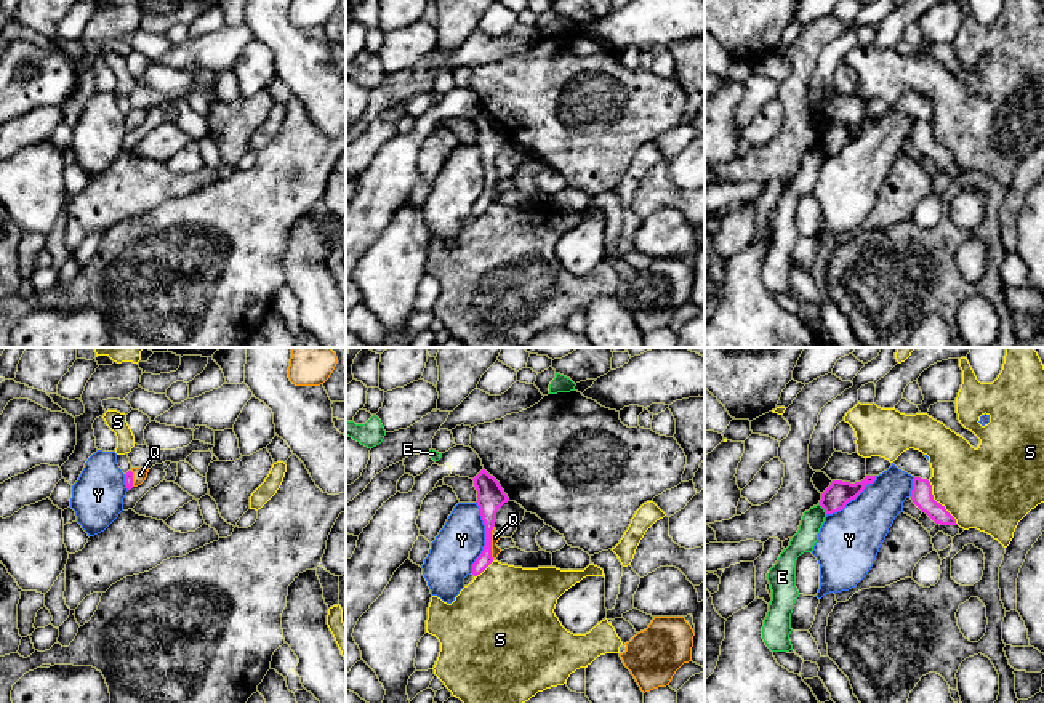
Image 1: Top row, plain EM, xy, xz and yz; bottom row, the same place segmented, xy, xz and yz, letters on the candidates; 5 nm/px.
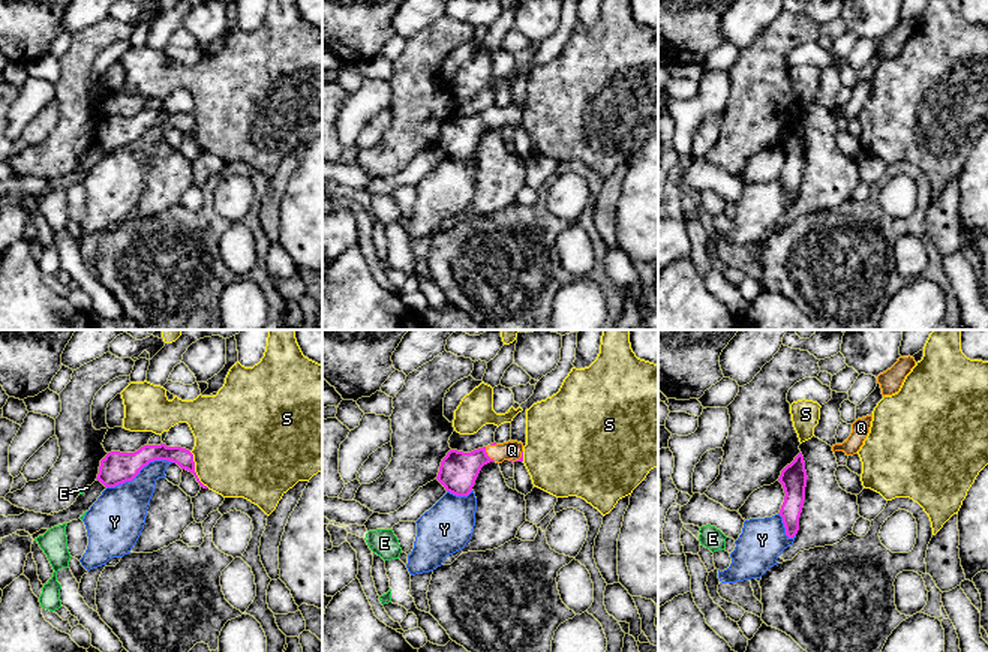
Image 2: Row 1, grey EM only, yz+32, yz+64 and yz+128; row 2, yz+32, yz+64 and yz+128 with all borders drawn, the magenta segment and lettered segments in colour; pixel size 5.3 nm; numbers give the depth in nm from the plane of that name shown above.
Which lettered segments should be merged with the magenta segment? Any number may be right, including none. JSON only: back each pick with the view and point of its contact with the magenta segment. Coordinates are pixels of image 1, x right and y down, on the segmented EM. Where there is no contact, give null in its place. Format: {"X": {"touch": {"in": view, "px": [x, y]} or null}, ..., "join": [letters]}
{"Q": {"touch": {"in": "xz", "px": [490, 543]}}, "join": ["Q"]}

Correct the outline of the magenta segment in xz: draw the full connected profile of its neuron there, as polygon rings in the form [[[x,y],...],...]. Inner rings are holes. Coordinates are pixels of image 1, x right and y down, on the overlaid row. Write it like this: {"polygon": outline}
{"polygon": [[[482,469],[474,479],[477,490],[477,506],[485,525],[485,546],[482,554],[472,564],[472,575],[480,575],[501,552],[496,546],[500,535],[495,528],[498,509],[509,501],[500,482]]]}

